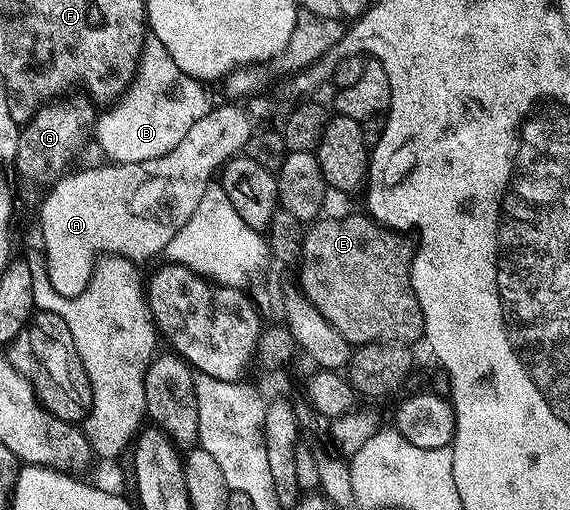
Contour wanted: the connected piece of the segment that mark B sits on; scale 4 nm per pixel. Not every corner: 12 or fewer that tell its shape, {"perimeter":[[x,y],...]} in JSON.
{"perimeter":[[154,37],[93,135],[112,164],[169,153],[209,110]]}

